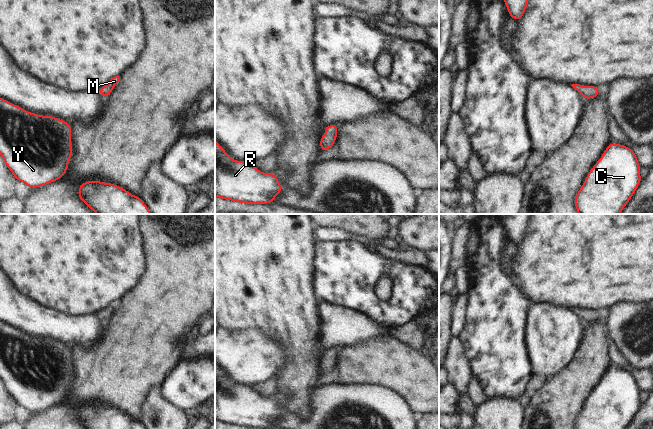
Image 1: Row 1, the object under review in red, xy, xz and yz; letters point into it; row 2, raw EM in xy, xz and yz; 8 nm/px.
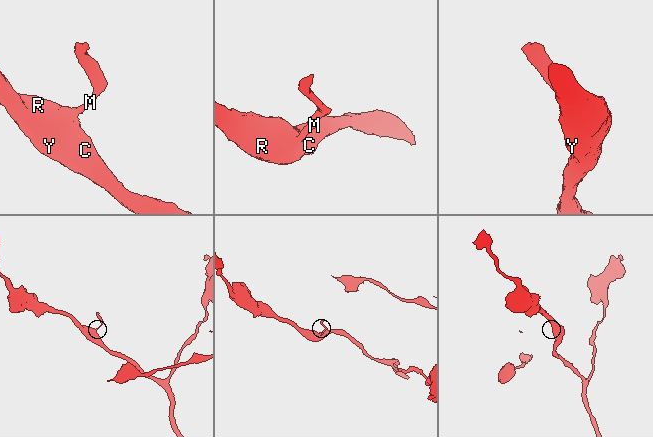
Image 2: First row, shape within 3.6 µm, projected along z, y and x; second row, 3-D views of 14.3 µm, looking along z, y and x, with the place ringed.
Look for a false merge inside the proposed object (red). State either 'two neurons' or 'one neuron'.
one neuron

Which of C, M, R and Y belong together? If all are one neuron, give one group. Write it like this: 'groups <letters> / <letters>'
groups C M R Y

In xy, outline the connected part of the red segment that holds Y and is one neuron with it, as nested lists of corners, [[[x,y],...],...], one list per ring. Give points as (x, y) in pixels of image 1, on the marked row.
[[[0,98],[0,155],[17,181],[37,188],[65,175],[72,157],[71,125],[54,116],[25,111]]]

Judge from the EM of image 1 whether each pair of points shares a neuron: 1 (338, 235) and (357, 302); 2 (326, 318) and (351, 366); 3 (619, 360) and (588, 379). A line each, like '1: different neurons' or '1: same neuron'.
1: different neurons
2: different neurons
3: different neurons

